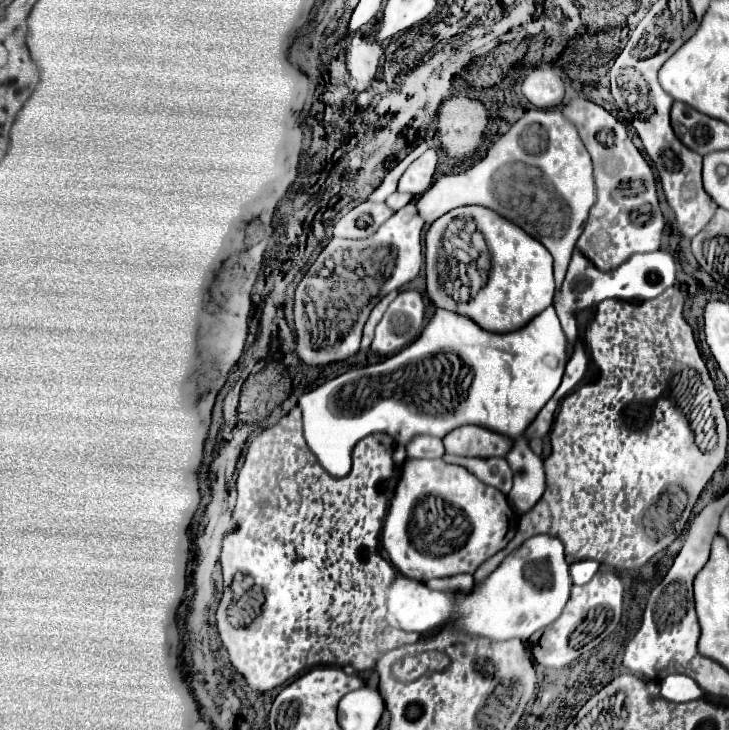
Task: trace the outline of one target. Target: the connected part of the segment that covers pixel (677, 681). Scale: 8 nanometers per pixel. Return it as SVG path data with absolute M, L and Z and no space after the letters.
M669 675L661 681L661 697L669 701L693 701L693 699L703 699L707 697L705 691L697 687L697 681L693 681L687 675Z

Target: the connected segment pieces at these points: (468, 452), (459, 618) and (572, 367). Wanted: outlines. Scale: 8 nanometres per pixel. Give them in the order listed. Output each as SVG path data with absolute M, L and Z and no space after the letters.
M475 425L459 427L445 437L445 453L461 457L503 457L509 451L509 445L511 441L507 437Z
M533 535L521 547L511 551L485 579L485 583L473 587L469 595L447 595L433 591L425 583L395 573L395 579L387 591L387 609L401 629L417 631L421 637L455 623L457 629L469 635L481 635L493 641L513 637L527 641L535 631L547 627L561 615L569 599L571 585L563 543L553 535Z
M578 338L577 344L575 345L575 351L572 355L573 358L569 360L564 371L562 382L553 395L558 401L563 399L569 391L572 391L577 387L579 382L584 379L588 370L589 353L585 349L586 346L582 342L583 340Z

